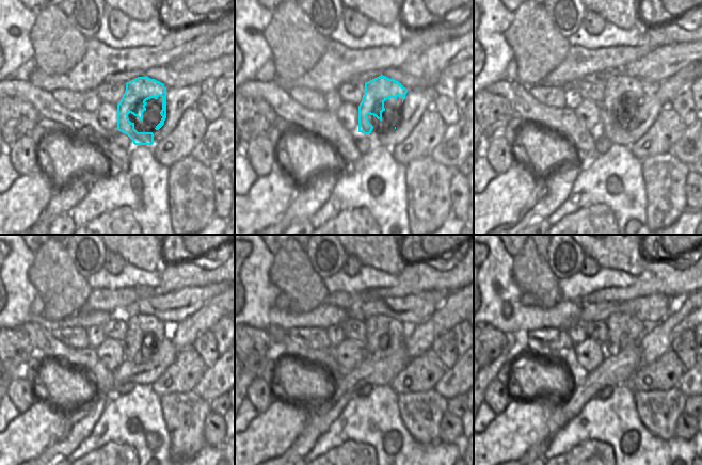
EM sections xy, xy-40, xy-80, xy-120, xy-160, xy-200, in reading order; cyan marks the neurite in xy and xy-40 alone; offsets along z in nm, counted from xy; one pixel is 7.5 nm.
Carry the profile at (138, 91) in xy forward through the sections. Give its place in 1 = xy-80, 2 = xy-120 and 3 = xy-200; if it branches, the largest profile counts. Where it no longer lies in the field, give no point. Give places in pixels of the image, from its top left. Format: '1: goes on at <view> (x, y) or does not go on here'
1: goes on at xy-80 (617, 87)
2: goes on at xy-120 (140, 327)
3: goes on at xy-200 (623, 330)

